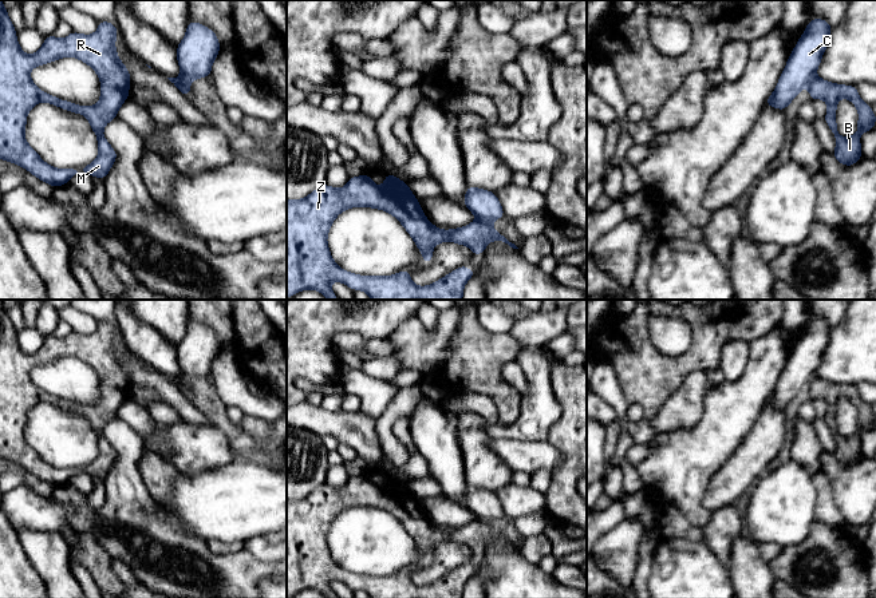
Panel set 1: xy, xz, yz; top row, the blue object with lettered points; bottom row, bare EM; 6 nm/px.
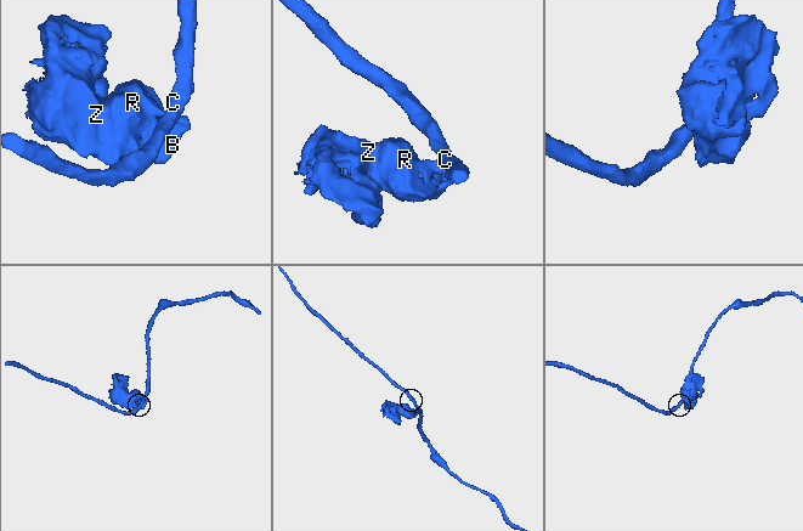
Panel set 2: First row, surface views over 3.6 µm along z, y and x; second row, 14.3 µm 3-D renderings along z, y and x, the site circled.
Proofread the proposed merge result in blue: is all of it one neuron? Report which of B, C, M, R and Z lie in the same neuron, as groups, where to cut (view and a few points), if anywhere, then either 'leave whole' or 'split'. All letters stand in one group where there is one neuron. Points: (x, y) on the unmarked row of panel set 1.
B M R Z / C; cut in xz along (478, 519), (490, 523); split

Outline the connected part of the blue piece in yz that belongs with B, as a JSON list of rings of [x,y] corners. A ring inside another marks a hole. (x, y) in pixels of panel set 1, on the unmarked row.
[[[814,376],[808,385],[812,400],[824,399],[828,404],[824,420],[836,437],[836,450],[833,456],[844,466],[853,466],[863,456],[860,435],[863,432],[872,431],[873,424],[876,423],[872,405],[860,399],[855,385],[830,383],[818,376]],[[841,397],[849,399],[859,411],[857,432],[849,437],[841,436],[837,429],[836,409],[837,401]]]

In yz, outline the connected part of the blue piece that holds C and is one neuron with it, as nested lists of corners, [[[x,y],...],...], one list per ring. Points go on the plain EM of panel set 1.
[[[812,318],[806,324],[805,333],[800,336],[789,355],[785,369],[765,407],[786,409],[797,393],[812,381],[826,349],[832,328],[824,318]]]

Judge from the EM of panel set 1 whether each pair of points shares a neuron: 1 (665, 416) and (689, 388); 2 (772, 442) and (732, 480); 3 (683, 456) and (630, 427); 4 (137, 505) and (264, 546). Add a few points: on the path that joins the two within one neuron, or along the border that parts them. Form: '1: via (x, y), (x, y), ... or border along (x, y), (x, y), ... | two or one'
1: via (671, 410), (686, 395) | one
2: via (762, 450), (741, 471) | one
3: border along (659, 435), (651, 443) | two
4: border along (244, 546), (257, 558), (267, 562), (272, 561) | two

